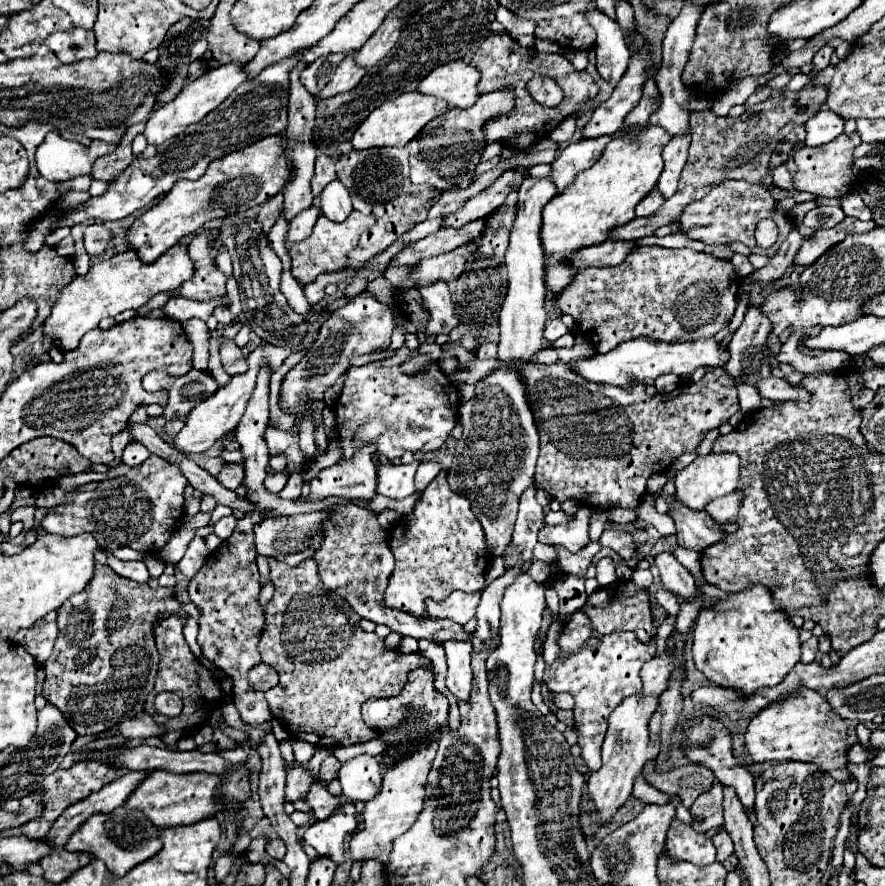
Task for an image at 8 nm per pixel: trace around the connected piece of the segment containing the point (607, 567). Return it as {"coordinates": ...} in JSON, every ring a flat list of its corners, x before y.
{"coordinates":[[604,557,604,559,598,561,596,579,600,581,602,587,616,583,616,571,614,571,614,559,612,557]]}

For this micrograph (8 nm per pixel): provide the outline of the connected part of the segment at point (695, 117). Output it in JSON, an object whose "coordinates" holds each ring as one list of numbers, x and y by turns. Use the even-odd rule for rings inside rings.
{"coordinates":[[810,87,792,93,786,89,774,89,770,99,750,107,744,115,738,119,732,117,720,117,706,111,694,111,690,117,692,127,692,143,690,143,690,155,688,163,682,171,682,179,678,183,678,191,664,201,664,205,648,217,636,217,634,221,618,227,612,231,610,239,624,239,634,241,652,235,658,227,670,225,678,221,684,207,692,201,702,199,710,189,714,189,724,179,742,179,750,185,760,185,762,179,768,173,770,167,770,155,778,141,782,141,788,133,794,131,794,123,806,123,814,113,820,111,820,107,826,101,826,89,824,87]]}

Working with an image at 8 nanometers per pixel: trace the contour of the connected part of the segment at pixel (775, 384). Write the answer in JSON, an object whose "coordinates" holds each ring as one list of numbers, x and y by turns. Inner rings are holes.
{"coordinates":[[774,375,762,379,762,383,758,383,758,393,766,399,772,399,772,401,808,401,810,399,810,393,806,393,804,389,800,387,794,387,790,383,786,383,784,379,778,379]]}

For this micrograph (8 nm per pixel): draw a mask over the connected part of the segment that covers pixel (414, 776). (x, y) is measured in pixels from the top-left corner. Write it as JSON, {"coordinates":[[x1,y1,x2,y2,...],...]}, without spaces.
{"coordinates":[[432,741,426,747,418,747,418,751,410,755,410,759,402,759,402,763,396,763,382,775,382,787,378,789,378,795,374,795,374,799,370,799,362,811,364,827,350,841,352,859,358,859,358,861,376,859,380,863,386,863,390,855,390,843,414,825,418,813,424,807,426,779,428,779,436,749,438,749,436,741]]}

